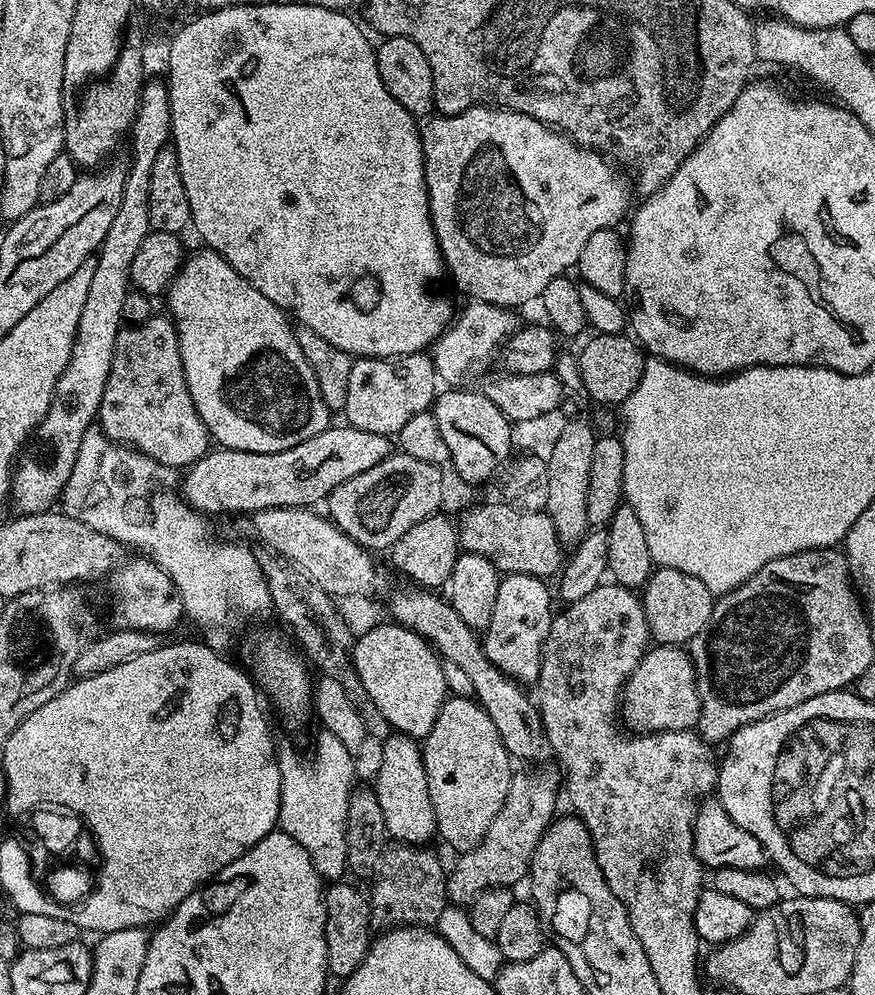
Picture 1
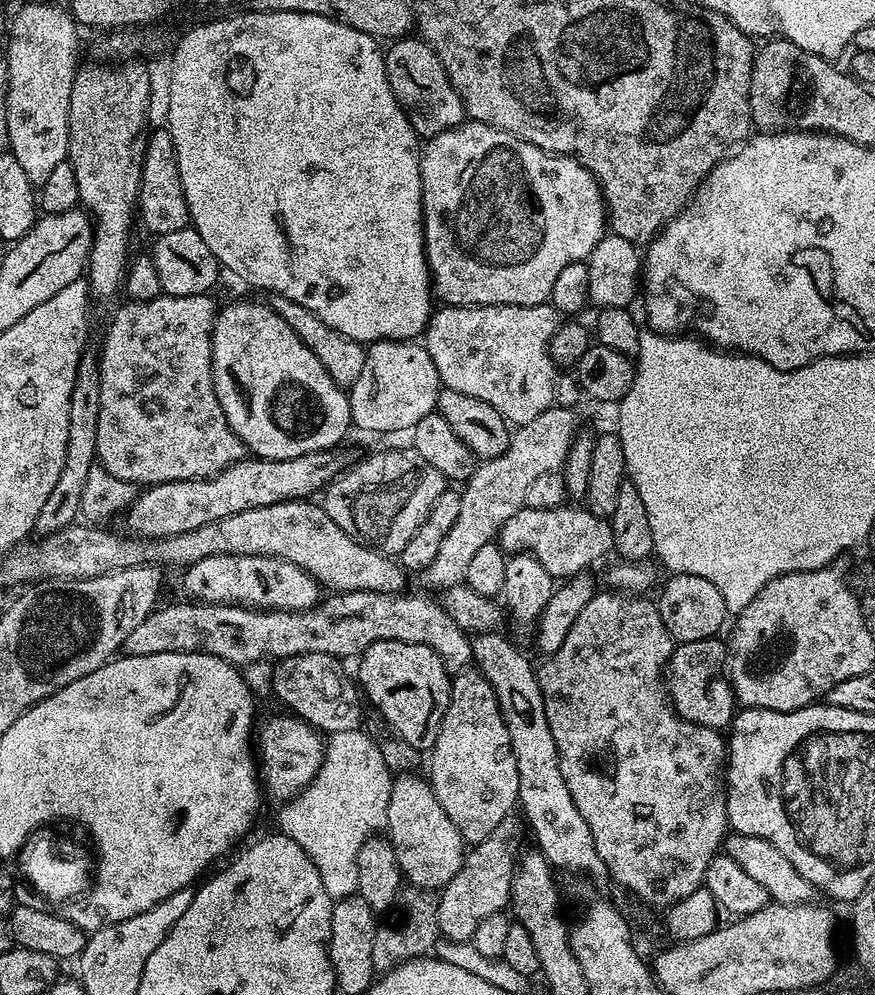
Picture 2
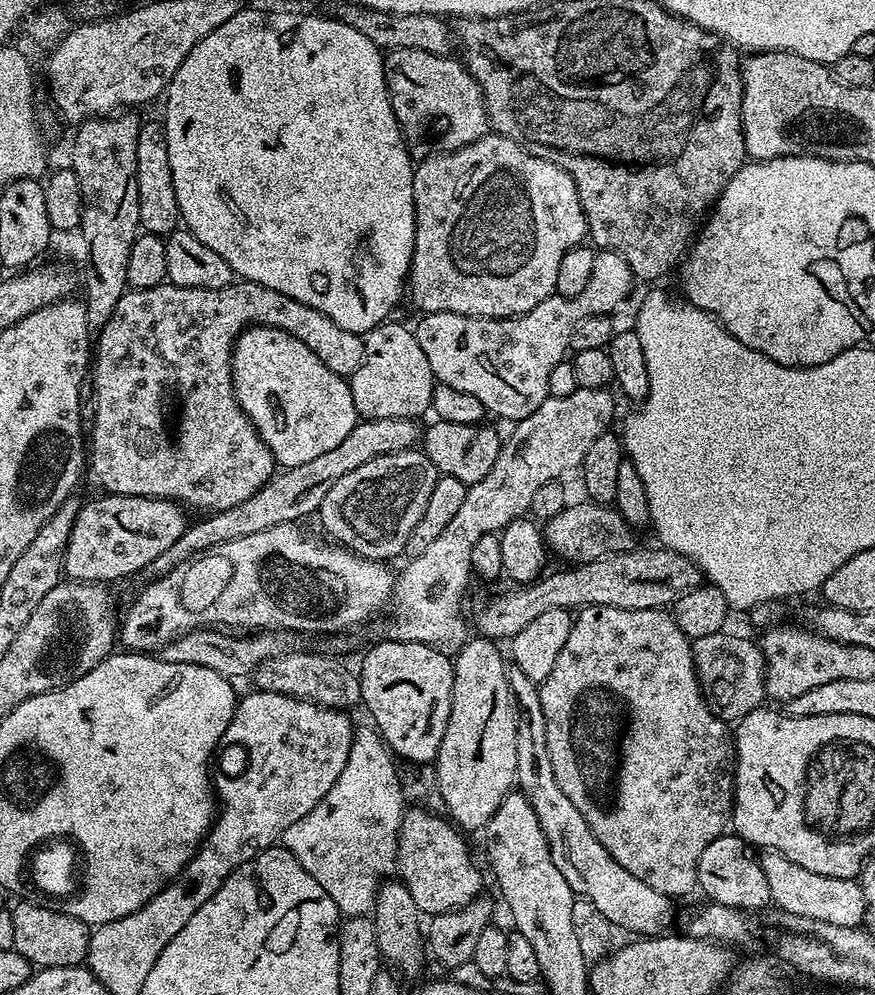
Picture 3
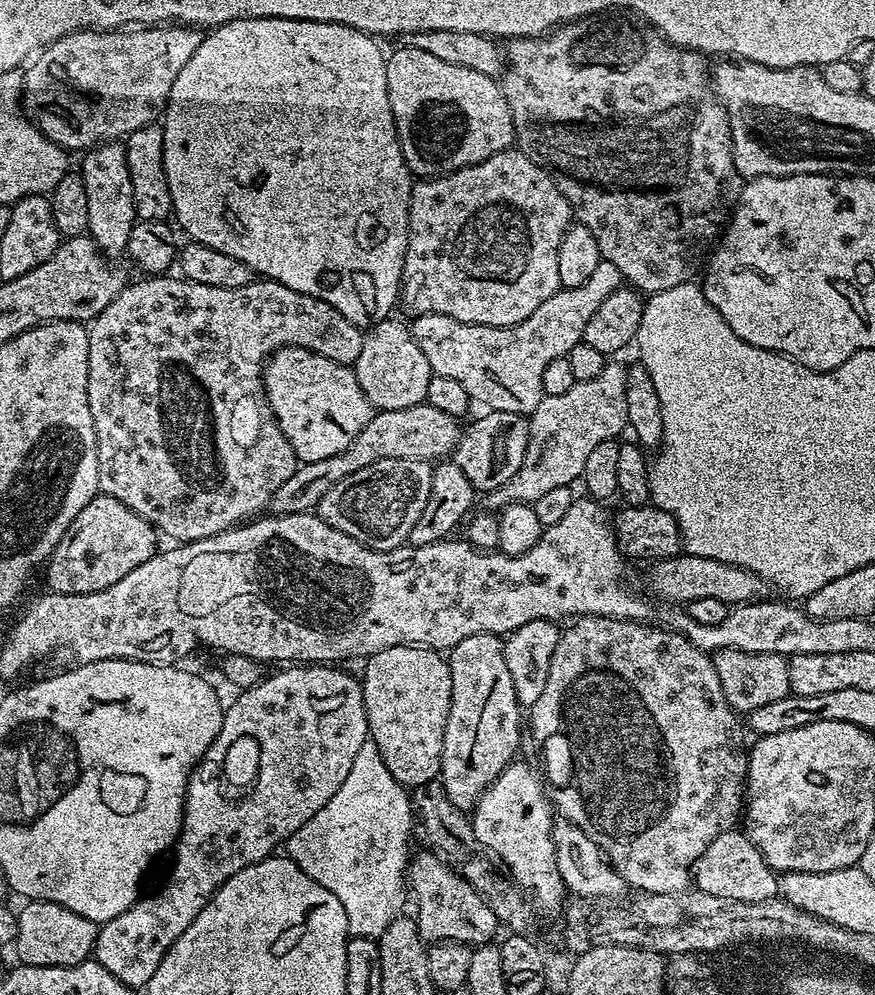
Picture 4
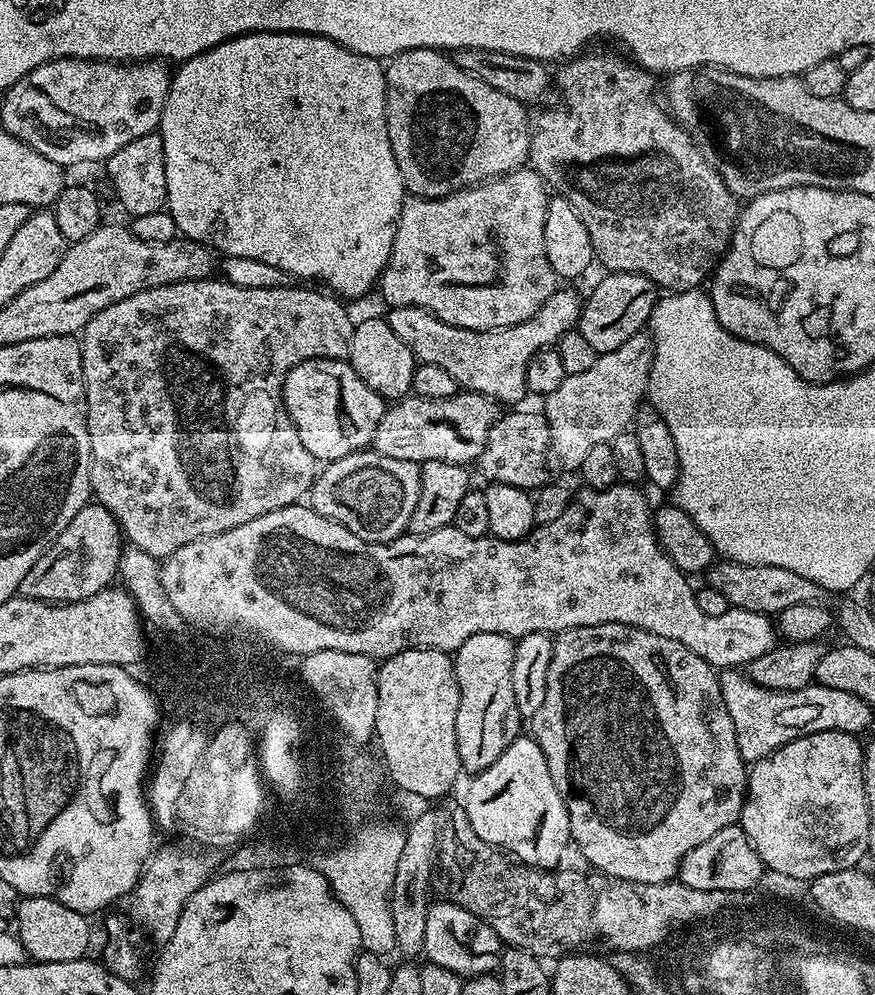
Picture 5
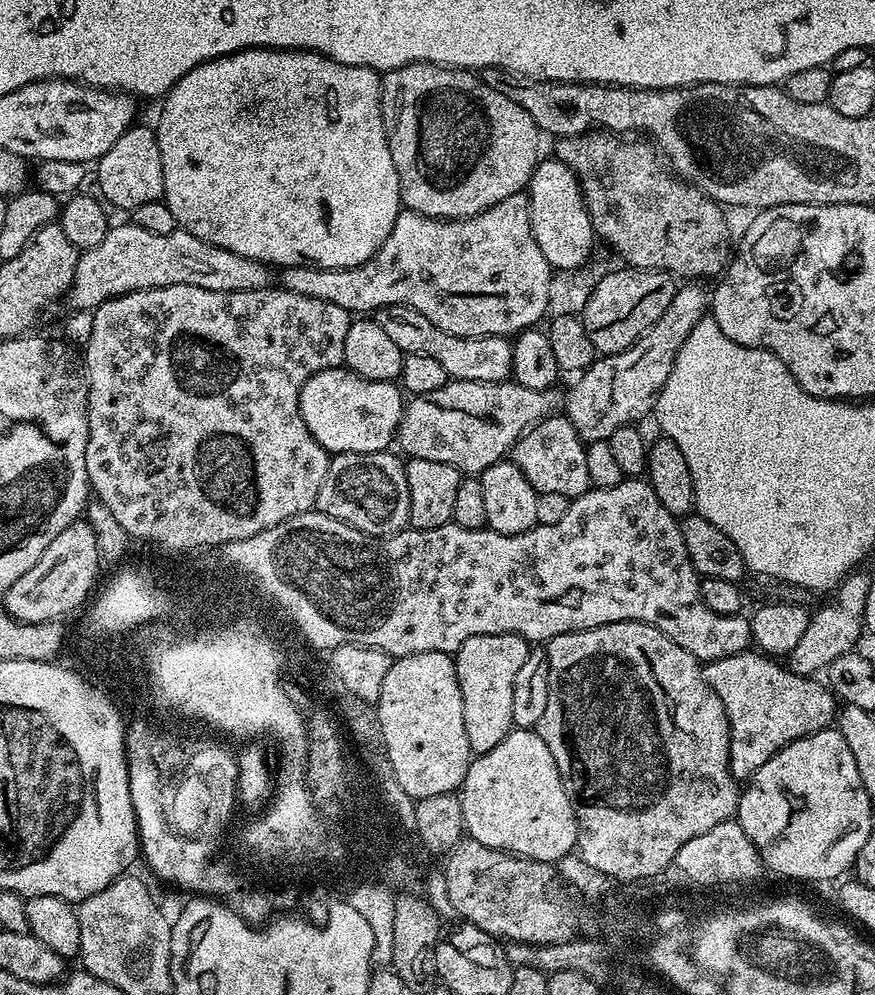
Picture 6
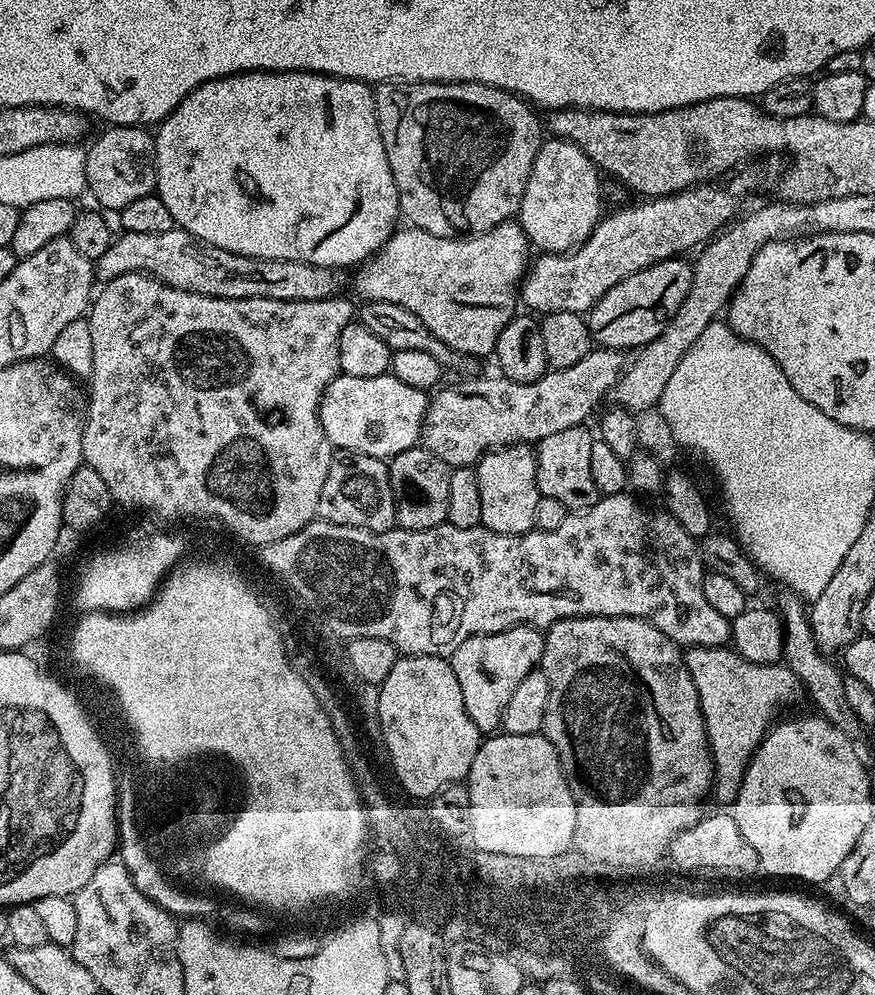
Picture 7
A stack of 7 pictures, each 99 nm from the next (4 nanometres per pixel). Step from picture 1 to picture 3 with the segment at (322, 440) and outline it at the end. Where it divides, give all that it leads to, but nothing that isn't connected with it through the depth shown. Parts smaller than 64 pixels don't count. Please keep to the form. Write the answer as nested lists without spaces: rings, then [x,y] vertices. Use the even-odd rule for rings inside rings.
[[[100,494],[97,500],[84,504],[79,509],[68,548],[64,554],[63,575],[72,582],[104,584],[108,580],[124,580],[135,572],[143,573],[158,554],[170,550],[178,538],[190,527],[189,513],[175,500],[155,500],[141,496],[113,496]]]

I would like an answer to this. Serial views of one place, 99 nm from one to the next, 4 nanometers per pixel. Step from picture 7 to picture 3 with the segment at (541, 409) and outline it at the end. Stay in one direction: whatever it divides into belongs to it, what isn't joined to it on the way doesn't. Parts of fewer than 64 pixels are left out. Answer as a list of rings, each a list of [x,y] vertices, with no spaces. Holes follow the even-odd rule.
[[[406,418],[361,419],[354,430],[350,430],[350,434],[346,434],[346,438],[342,438],[342,442],[334,446],[334,450],[326,450],[326,454],[321,454],[319,458],[302,466],[277,471],[277,476],[273,475],[258,492],[246,498],[246,502],[232,506],[225,512],[214,512],[207,518],[197,519],[200,521],[197,524],[195,521],[185,530],[182,538],[178,538],[178,542],[174,542],[170,550],[158,554],[158,558],[148,564],[147,575],[150,574],[149,577],[152,578],[165,576],[171,568],[210,550],[210,546],[234,542],[234,538],[246,538],[246,534],[258,534],[258,530],[270,530],[270,526],[295,524],[303,521],[303,516],[308,516],[311,512],[312,515],[319,513],[322,498],[330,494],[330,486],[334,486],[338,478],[346,478],[346,474],[358,470],[358,466],[366,466],[366,462],[374,462],[374,458],[382,458],[391,452],[409,451],[415,445],[412,443],[415,440],[417,443],[422,436],[421,425],[416,424],[419,423],[415,419]]]

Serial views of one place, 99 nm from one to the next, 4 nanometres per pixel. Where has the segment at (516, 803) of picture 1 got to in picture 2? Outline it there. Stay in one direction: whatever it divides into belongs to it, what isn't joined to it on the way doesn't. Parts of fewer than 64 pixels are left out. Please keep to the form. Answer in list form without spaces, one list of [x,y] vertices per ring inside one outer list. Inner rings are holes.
[[[509,818],[502,821],[481,844],[475,845],[465,855],[458,874],[454,874],[454,878],[450,878],[450,882],[439,889],[437,922],[443,939],[471,941],[474,930],[478,930],[478,922],[503,913],[509,907],[512,874],[518,859],[515,836],[520,832],[521,821],[517,820]]]

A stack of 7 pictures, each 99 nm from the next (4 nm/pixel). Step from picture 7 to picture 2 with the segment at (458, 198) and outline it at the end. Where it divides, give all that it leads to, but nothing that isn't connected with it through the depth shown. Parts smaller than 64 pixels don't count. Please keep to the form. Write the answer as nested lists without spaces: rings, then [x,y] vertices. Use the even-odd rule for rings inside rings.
[[[401,38],[387,45],[384,54],[386,78],[400,107],[408,113],[408,120],[417,137],[437,136],[465,123],[464,107],[434,50],[419,38]]]

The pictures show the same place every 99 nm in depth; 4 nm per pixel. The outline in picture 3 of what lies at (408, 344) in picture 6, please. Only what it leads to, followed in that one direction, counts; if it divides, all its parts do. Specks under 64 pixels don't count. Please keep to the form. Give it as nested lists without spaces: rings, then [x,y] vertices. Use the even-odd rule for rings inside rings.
[[[600,250],[596,252],[596,257],[594,258],[594,270],[590,273],[590,283],[586,285],[586,290],[582,290],[582,294],[578,294],[577,296],[557,296],[553,294],[547,296],[542,302],[538,302],[538,306],[534,306],[534,310],[530,310],[521,316],[506,316],[502,320],[486,318],[485,316],[463,316],[462,314],[454,314],[453,312],[429,312],[419,317],[420,321],[414,324],[414,331],[418,338],[418,346],[422,346],[422,354],[426,354],[426,362],[430,362],[430,370],[433,377],[439,383],[446,386],[454,386],[454,390],[462,390],[466,394],[474,394],[474,398],[478,398],[478,402],[482,402],[482,406],[491,415],[493,412],[494,415],[501,416],[502,419],[509,420],[509,422],[525,420],[530,414],[534,414],[534,410],[538,410],[538,406],[542,406],[544,400],[548,399],[550,373],[553,372],[554,366],[565,363],[572,346],[572,333],[576,331],[576,327],[580,325],[582,318],[615,313],[615,308],[631,294],[632,284],[634,285],[634,277],[630,266],[626,266],[626,258],[622,258],[622,254],[618,254],[617,252]]]

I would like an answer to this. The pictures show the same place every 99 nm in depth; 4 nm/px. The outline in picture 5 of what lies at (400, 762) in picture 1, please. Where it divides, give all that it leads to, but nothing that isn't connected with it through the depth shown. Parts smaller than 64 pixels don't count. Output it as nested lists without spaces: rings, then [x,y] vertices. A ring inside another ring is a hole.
[[[447,898],[441,901],[441,904],[433,903],[426,916],[423,955],[427,963],[454,970],[454,974],[465,978],[495,973],[500,967],[502,951],[502,942],[498,934],[494,934],[492,927],[482,918],[470,914],[470,910],[453,904]]]

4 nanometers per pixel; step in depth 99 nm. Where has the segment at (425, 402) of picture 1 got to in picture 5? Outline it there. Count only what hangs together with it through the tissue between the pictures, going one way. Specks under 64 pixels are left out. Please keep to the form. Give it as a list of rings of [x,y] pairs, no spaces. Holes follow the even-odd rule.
[[[372,316],[369,320],[364,320],[355,325],[352,330],[352,341],[348,347],[347,359],[350,361],[352,369],[385,401],[399,402],[412,392],[414,382],[414,370],[417,366],[416,355],[390,330],[387,319]]]

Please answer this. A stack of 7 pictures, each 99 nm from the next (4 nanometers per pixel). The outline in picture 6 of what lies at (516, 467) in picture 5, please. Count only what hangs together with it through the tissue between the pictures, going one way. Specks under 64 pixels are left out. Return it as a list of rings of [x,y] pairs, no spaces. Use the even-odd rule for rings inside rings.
[[[567,415],[545,416],[528,431],[523,432],[510,453],[512,463],[526,474],[526,482],[534,486],[537,494],[566,494],[575,498],[586,494],[592,487],[586,471],[586,441],[574,430]]]

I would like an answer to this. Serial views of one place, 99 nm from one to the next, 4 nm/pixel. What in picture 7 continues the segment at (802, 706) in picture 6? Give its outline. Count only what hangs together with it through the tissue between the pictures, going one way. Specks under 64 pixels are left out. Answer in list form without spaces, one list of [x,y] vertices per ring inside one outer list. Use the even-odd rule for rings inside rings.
[[[728,646],[688,648],[684,665],[690,670],[694,690],[698,690],[708,748],[712,751],[712,792],[724,803],[721,805],[728,806],[736,799],[752,756],[769,728],[777,723],[780,708],[795,698],[802,685],[787,664],[755,664]]]

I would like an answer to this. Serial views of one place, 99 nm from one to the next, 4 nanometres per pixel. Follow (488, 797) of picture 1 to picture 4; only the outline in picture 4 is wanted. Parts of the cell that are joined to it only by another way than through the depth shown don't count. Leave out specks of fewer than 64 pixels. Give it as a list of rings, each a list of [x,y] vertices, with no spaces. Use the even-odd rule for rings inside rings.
[[[483,632],[482,634],[470,634],[470,638],[462,638],[447,653],[448,669],[450,670],[450,682],[452,683],[452,697],[450,698],[450,714],[446,718],[446,730],[444,731],[444,741],[442,742],[442,758],[440,759],[440,775],[438,777],[441,784],[444,785],[448,800],[454,802],[454,806],[465,810],[475,808],[480,800],[480,795],[484,793],[490,785],[506,770],[506,766],[517,759],[516,747],[520,744],[520,715],[522,709],[520,703],[516,700],[516,691],[514,682],[510,679],[510,669],[506,667],[506,658],[504,657],[504,640],[497,633]]]

